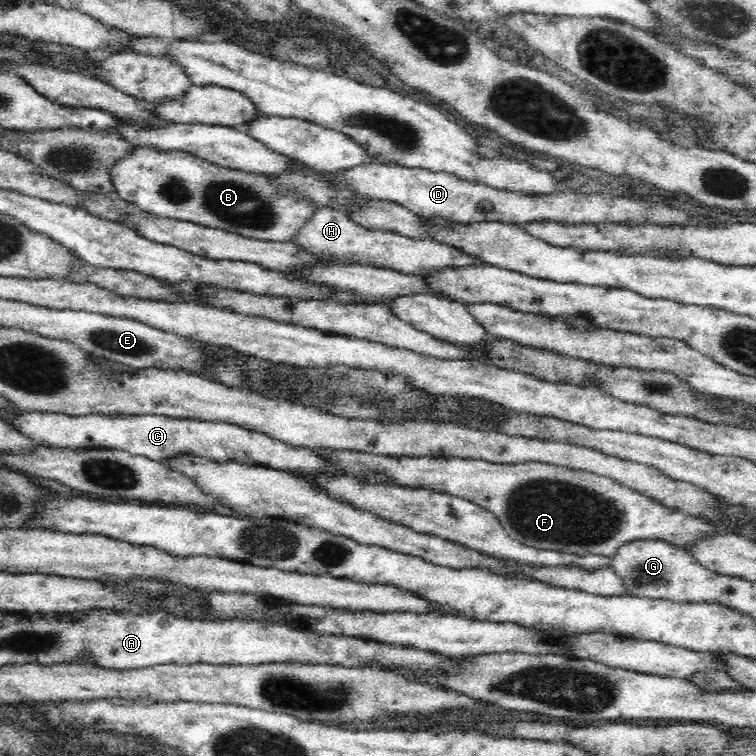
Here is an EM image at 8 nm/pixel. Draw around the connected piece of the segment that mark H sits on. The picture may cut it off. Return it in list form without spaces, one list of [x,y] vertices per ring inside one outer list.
[[[330,206],[319,208],[317,214],[305,224],[293,241],[300,244],[302,248],[309,248],[311,252],[326,253],[326,255],[337,257],[337,260],[342,260],[342,262],[357,262],[378,268],[394,269],[411,275],[418,272],[430,272],[431,269],[442,268],[443,265],[466,265],[479,262],[470,254],[464,255],[456,247],[430,238],[414,238],[404,236],[400,232],[366,228],[361,224],[356,224],[346,212],[330,208]]]

